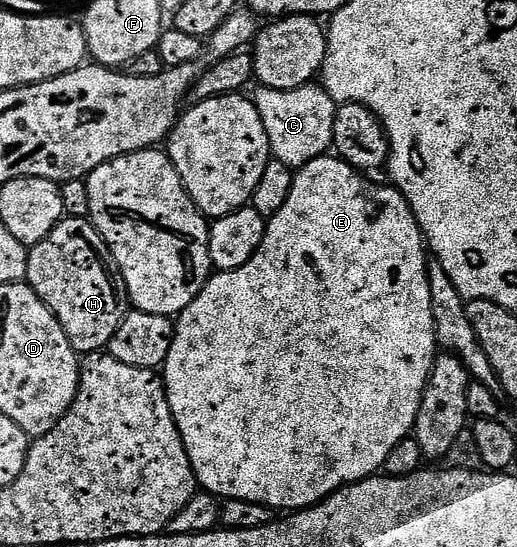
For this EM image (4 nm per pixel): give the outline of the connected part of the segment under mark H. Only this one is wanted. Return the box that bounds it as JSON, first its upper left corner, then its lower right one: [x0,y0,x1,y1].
[26,217,130,353]

